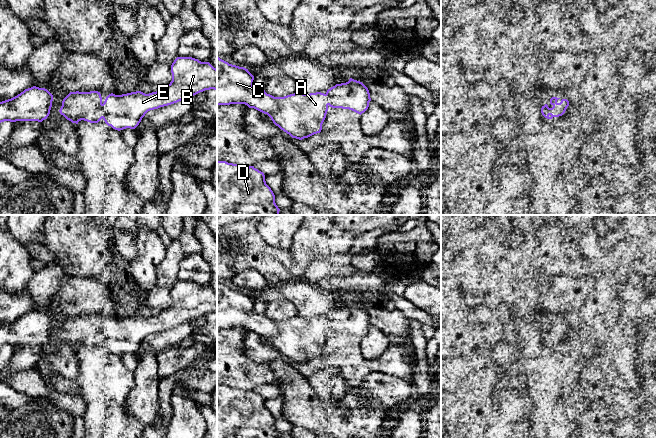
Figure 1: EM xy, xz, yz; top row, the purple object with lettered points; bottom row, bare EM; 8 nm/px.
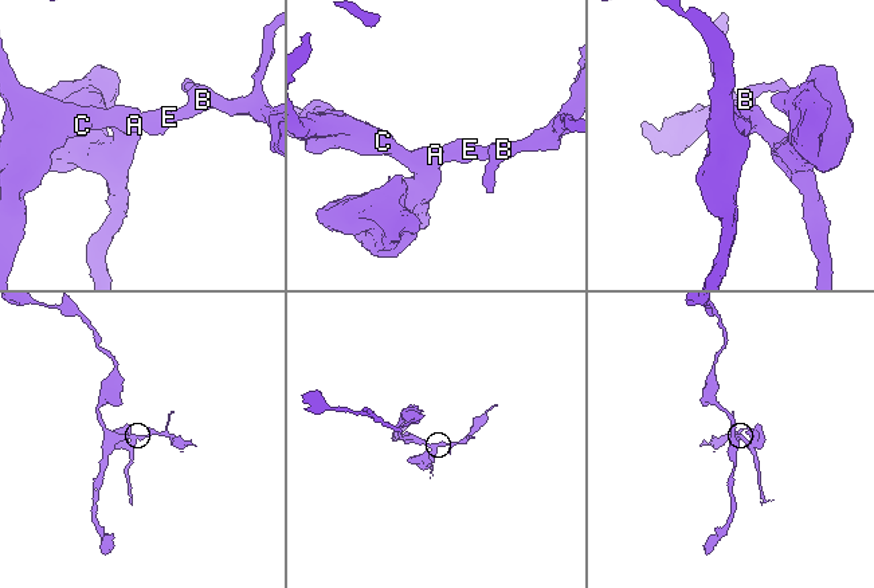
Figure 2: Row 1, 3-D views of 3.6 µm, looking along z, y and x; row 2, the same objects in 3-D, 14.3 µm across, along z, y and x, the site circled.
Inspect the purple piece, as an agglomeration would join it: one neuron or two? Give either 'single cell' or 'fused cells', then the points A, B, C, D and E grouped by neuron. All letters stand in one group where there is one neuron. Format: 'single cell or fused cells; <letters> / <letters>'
single cell; A B C D E

